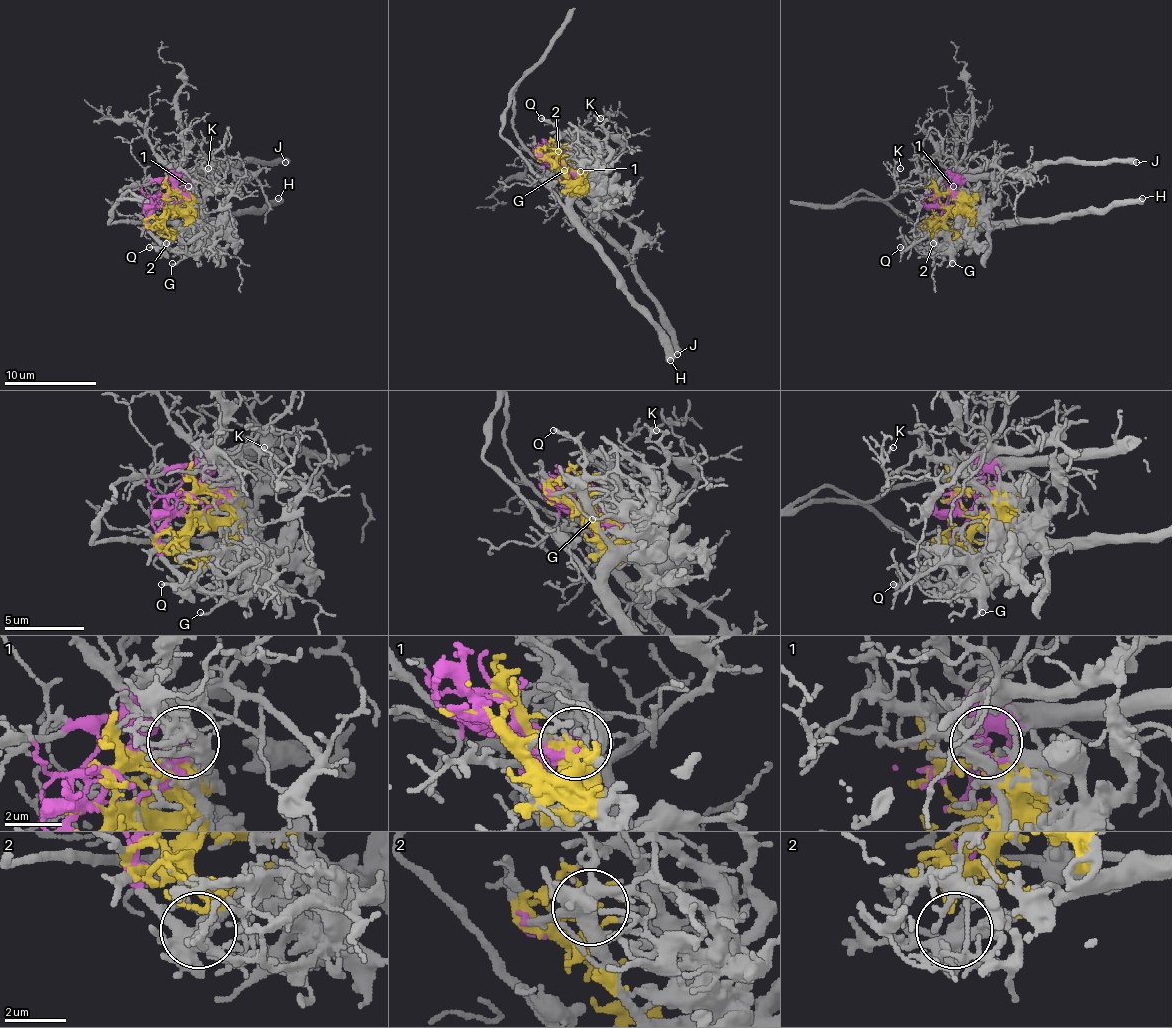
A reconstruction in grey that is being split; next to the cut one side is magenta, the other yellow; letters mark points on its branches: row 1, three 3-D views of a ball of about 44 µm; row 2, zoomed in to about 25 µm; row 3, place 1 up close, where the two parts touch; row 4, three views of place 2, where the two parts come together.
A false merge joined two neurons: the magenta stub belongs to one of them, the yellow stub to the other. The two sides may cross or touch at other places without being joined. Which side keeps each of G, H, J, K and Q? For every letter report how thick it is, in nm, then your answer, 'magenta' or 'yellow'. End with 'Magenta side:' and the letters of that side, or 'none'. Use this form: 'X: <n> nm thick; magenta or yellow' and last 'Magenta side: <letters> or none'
G: 130 nm thick; yellow
H: 550 nm thick; yellow
J: 550 nm thick; magenta
K: 130 nm thick; magenta
Q: 190 nm thick; yellow
Magenta side: J, K

